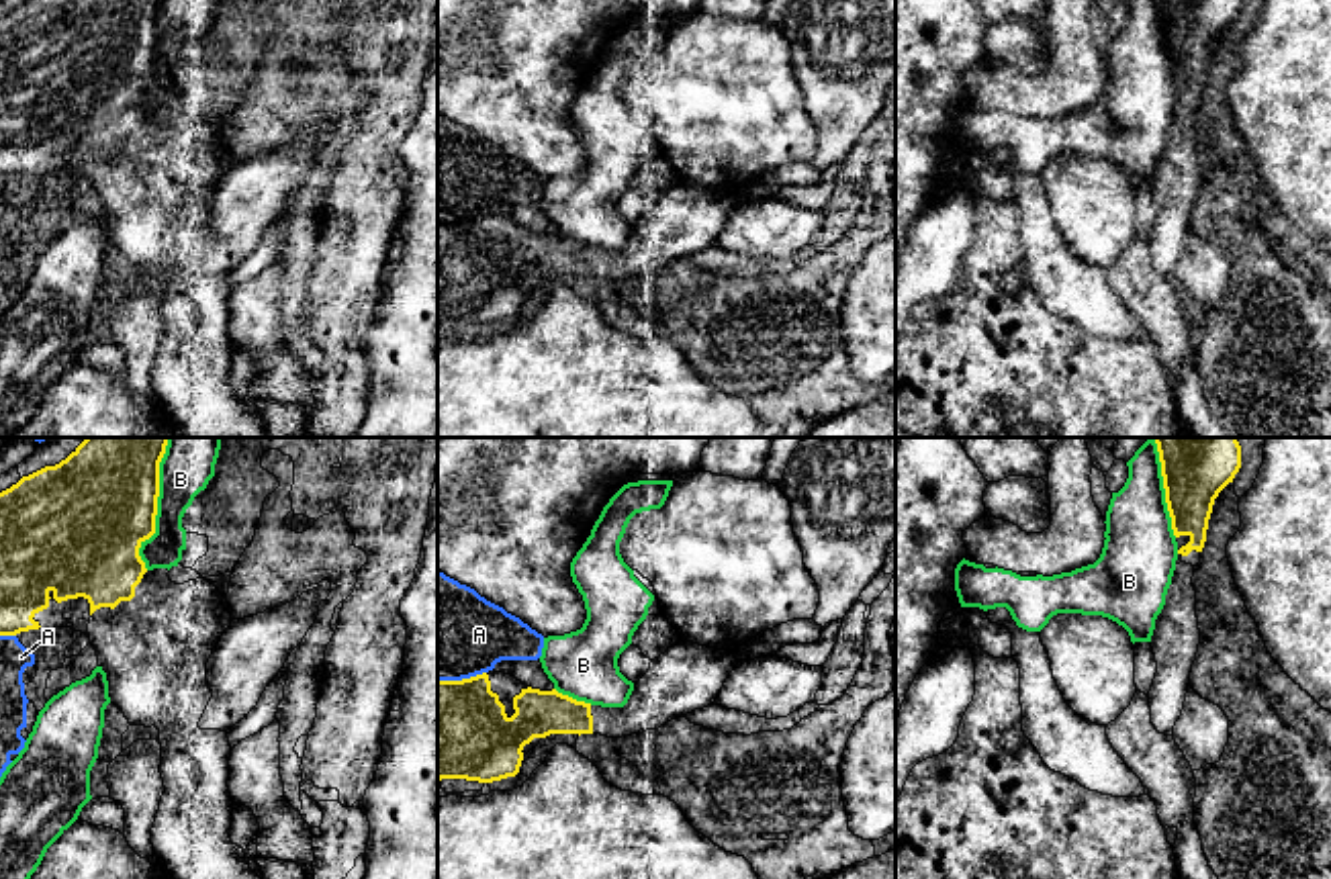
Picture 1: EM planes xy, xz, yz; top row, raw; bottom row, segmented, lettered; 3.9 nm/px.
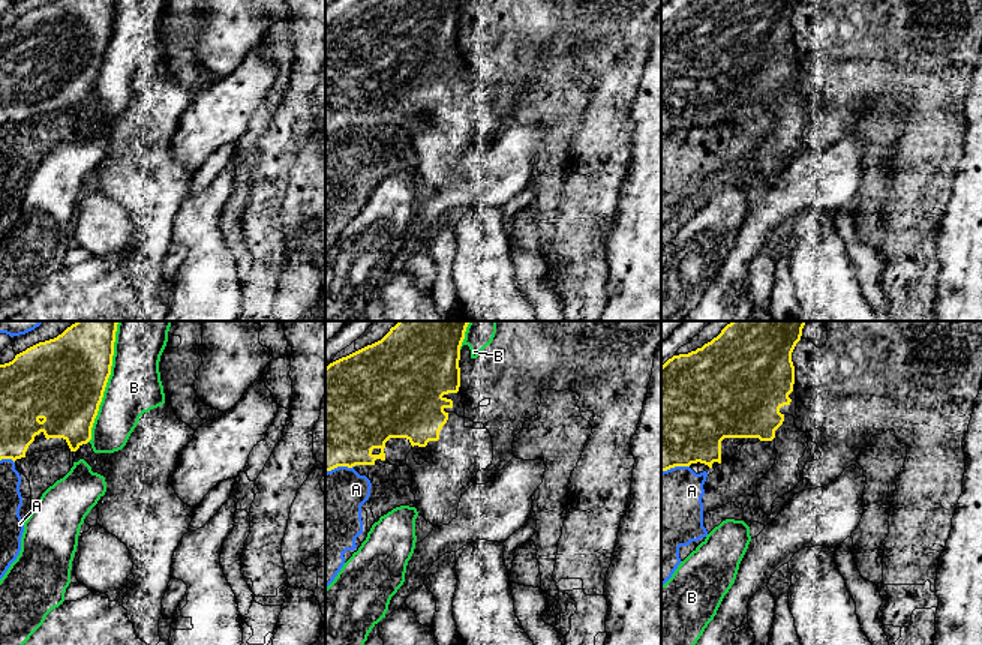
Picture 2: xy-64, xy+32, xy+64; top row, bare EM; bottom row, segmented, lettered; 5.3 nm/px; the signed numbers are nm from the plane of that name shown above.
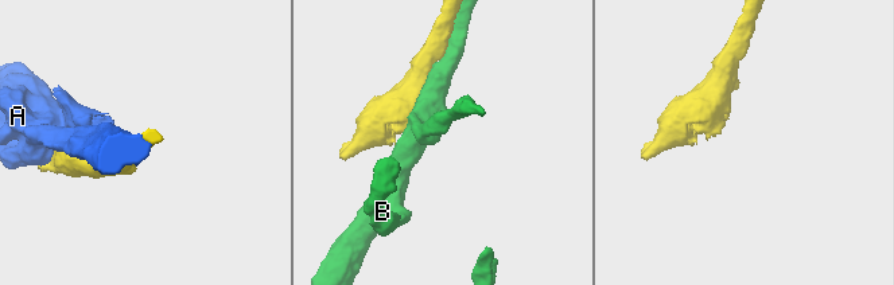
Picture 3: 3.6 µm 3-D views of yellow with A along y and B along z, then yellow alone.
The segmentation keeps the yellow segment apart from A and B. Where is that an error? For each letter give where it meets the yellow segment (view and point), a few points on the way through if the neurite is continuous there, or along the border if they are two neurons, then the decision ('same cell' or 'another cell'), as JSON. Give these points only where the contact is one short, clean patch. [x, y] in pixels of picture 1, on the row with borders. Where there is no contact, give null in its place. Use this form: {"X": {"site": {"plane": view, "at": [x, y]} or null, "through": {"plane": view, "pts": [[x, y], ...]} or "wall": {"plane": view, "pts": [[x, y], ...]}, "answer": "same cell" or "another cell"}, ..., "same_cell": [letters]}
{"A": {"site": {"plane": "xz", "at": [463, 679]}, "answer": "another cell"}, "B": {"site": {"plane": "xy", "at": [156, 503]}, "answer": "another cell"}, "same_cell": []}

